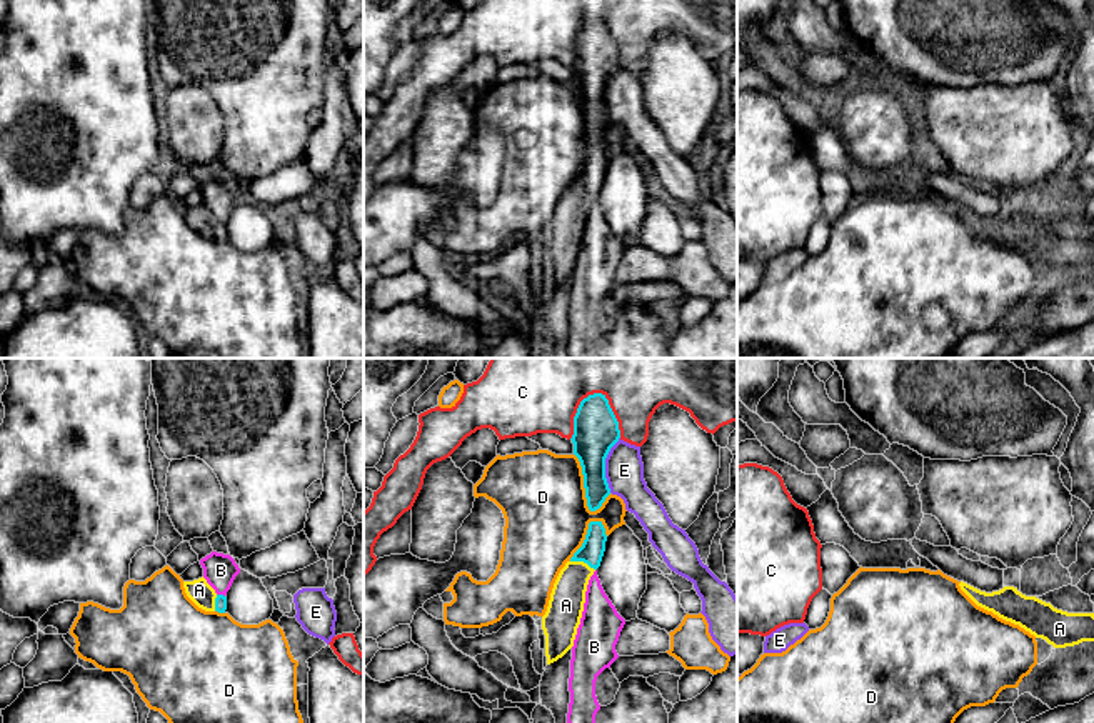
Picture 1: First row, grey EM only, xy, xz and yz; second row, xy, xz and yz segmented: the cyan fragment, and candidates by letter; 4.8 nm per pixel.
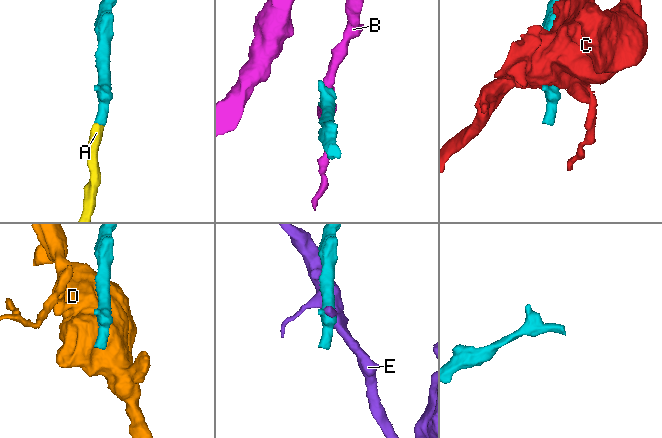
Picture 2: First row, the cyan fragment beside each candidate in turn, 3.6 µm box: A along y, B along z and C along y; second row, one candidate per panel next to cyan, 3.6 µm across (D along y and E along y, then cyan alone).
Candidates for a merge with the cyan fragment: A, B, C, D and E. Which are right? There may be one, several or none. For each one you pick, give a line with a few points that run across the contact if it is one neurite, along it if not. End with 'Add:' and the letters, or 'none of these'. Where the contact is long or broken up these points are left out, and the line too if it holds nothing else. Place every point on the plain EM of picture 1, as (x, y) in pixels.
A: line xz (592, 175), (582, 187), (571, 210), (566, 232)
Add: A

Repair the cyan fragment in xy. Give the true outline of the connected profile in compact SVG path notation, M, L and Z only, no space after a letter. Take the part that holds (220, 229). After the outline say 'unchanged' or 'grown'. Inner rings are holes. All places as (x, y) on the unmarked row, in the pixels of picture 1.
M202 203L193 208L183 208L187 223L205 238L225 240L227 223L217 222L215 217Z; grown

